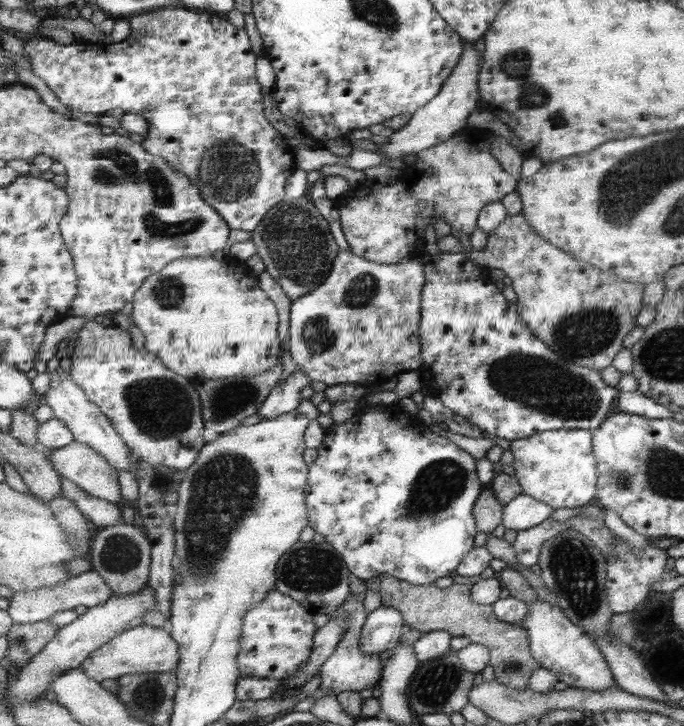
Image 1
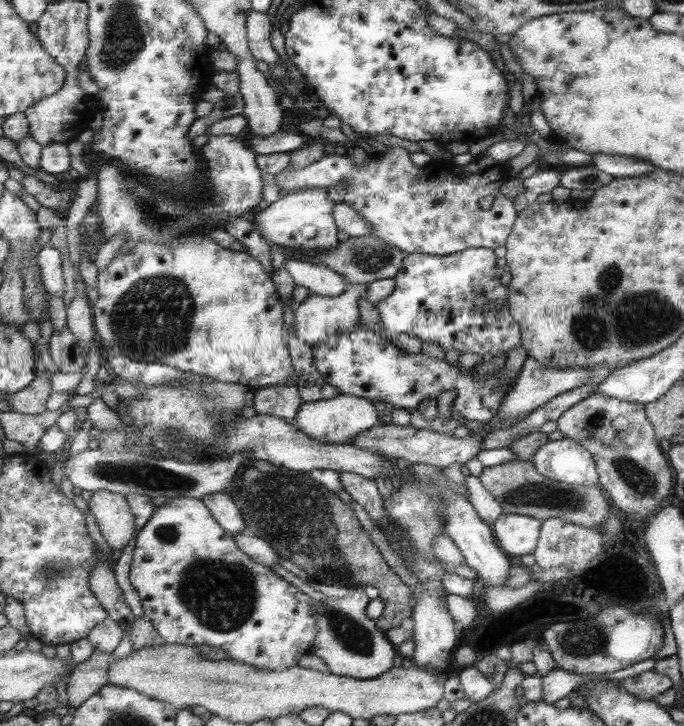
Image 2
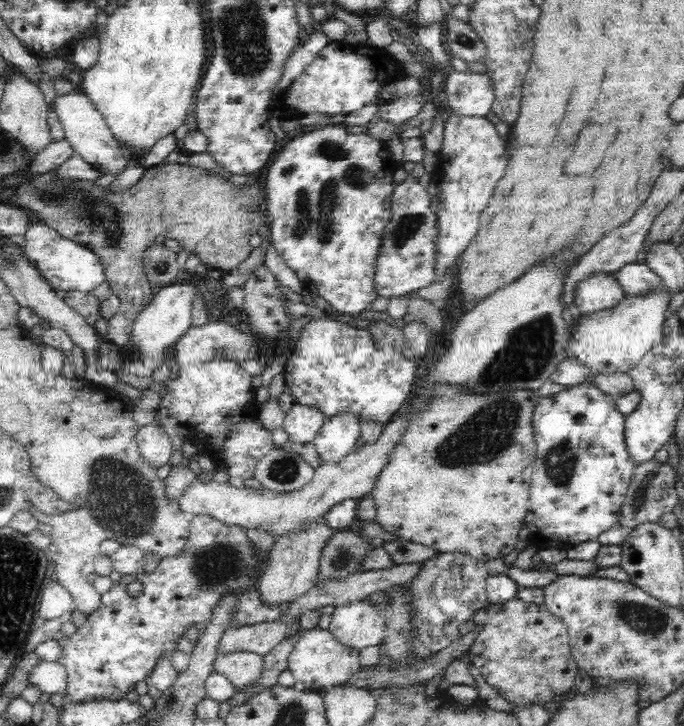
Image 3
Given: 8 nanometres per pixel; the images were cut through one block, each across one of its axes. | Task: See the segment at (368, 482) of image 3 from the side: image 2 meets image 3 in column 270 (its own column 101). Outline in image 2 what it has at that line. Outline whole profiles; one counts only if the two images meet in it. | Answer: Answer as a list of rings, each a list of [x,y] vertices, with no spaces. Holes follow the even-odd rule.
[[[99,490],[91,494],[87,505],[107,546],[116,554],[123,551],[133,538],[133,528],[136,527],[125,498],[121,494]]]

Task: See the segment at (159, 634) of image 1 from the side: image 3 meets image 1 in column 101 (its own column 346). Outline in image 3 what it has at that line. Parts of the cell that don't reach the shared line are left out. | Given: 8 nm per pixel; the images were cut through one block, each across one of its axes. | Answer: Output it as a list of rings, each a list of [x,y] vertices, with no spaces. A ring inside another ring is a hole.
[[[316,627],[304,633],[301,640],[296,642],[296,646],[288,658],[288,669],[291,670],[295,679],[305,684],[306,690],[322,686],[336,687],[361,671],[359,652],[360,649],[338,643],[329,629],[321,630]]]

